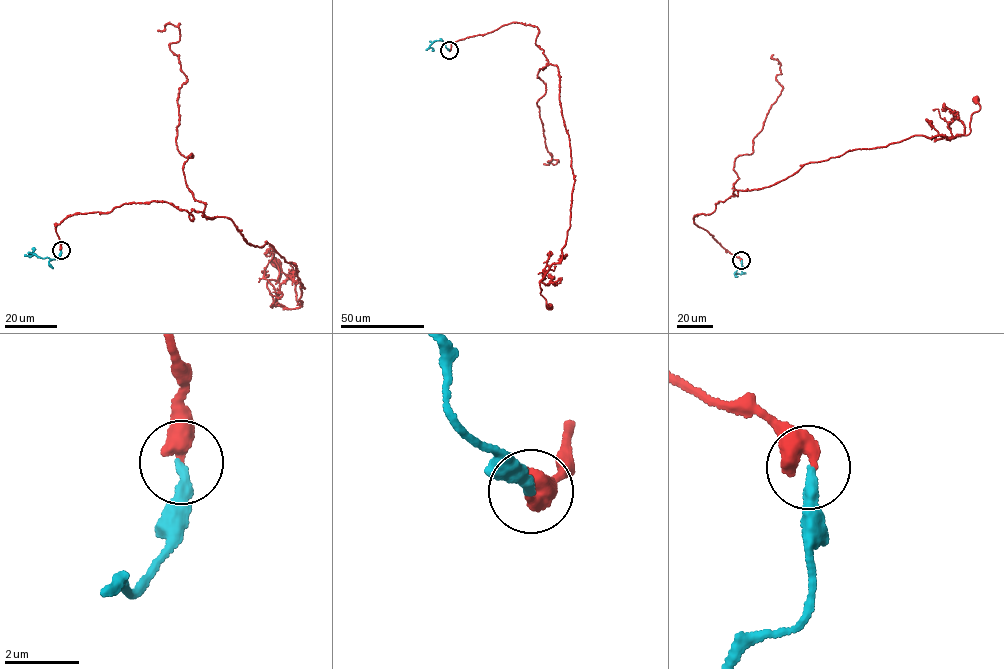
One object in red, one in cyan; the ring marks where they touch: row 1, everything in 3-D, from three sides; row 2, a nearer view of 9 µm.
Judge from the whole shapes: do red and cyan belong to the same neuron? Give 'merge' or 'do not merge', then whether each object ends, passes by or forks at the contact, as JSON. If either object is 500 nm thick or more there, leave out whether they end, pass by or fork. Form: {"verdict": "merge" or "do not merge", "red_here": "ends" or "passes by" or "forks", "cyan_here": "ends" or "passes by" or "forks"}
{"verdict": "merge", "red_here": "passes by", "cyan_here": "ends"}

